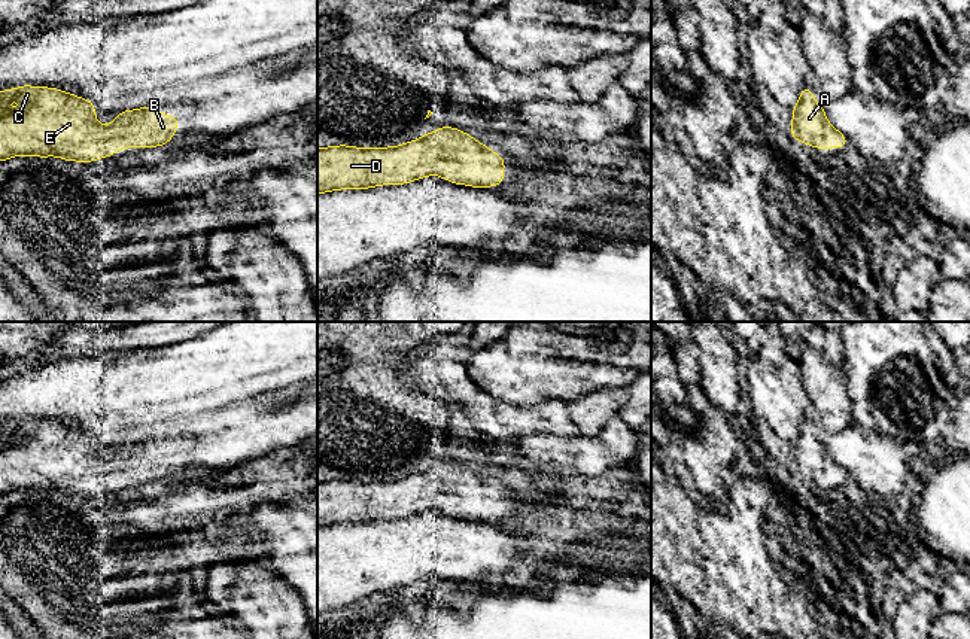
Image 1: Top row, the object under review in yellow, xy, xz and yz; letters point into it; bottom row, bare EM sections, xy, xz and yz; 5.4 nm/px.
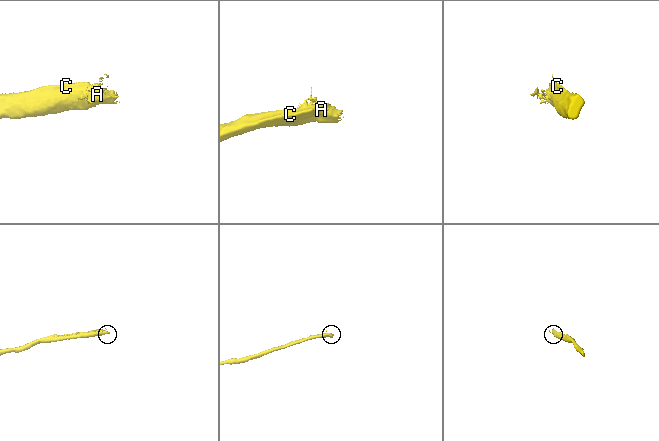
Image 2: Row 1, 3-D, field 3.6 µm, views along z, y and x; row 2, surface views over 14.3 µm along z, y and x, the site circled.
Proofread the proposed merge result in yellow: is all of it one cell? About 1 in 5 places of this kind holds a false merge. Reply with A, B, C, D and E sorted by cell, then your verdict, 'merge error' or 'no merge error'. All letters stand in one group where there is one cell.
A B C D E | no merge error

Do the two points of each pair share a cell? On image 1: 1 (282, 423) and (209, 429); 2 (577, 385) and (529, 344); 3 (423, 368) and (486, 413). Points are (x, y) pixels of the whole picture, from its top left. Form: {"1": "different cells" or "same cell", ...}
{"1": "same cell", "2": "same cell", "3": "same cell"}

